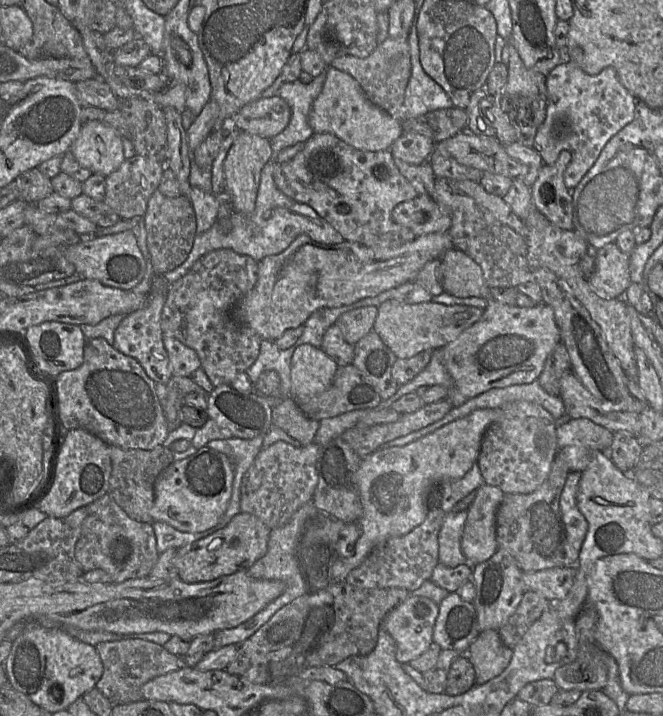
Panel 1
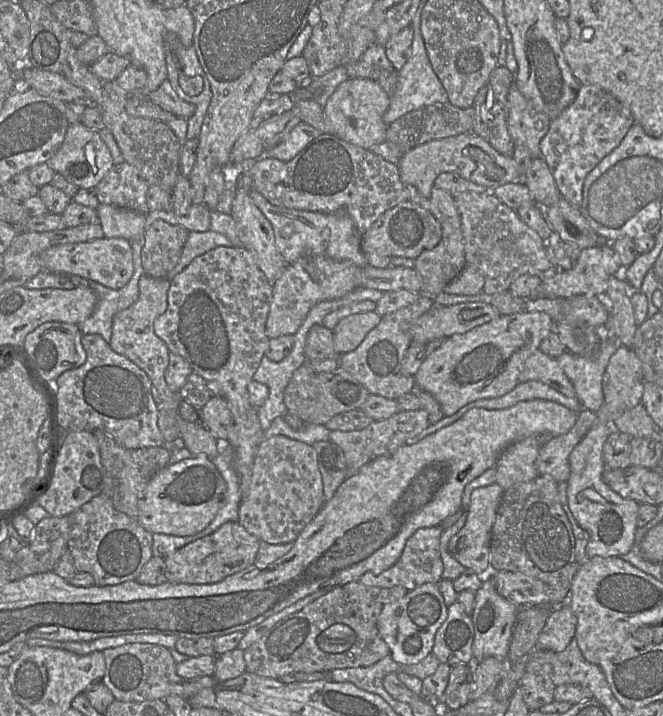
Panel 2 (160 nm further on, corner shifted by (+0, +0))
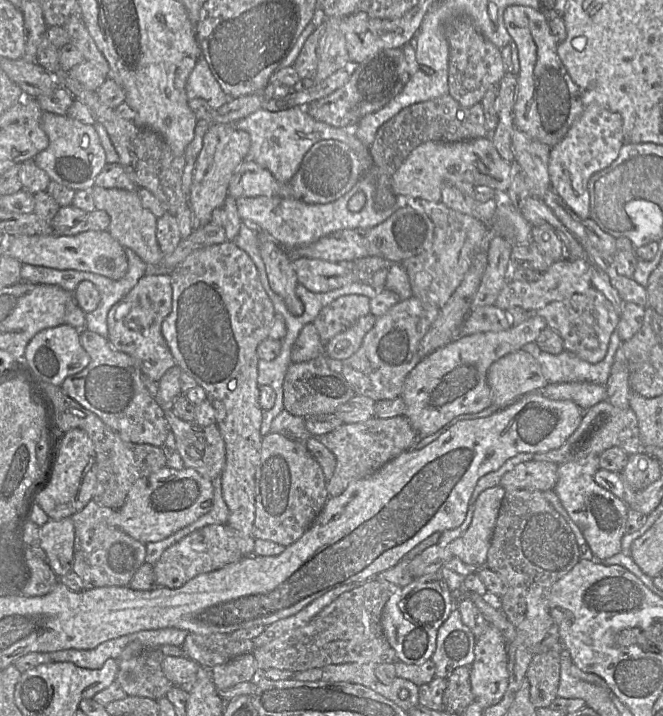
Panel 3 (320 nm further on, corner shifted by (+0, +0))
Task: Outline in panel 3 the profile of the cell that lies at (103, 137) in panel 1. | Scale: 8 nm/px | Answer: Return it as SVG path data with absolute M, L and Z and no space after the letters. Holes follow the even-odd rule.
M43 112L41 128L49 139L48 147L36 155L35 164L44 170L52 181L74 191L92 189L96 177L107 164L105 151L93 125L83 124L67 115Z

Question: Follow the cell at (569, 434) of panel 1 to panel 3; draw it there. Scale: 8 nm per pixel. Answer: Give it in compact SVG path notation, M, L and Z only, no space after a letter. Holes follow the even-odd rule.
M529 460L516 465L503 475L500 484L505 490L554 489L558 481L558 464L548 461Z

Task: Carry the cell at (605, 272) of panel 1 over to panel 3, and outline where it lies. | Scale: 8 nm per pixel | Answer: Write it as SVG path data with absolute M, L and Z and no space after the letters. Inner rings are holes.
M568 257L555 261L536 281L514 281L508 279L501 289L495 304L502 310L521 307L530 312L540 309L550 302L562 300L575 293L584 293L592 287L590 281L590 262Z

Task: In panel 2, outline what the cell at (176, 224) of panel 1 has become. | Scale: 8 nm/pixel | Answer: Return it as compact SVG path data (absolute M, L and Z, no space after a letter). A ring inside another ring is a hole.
M155 220L149 225L142 239L141 258L145 273L153 278L166 278L179 262L189 232L164 220Z

